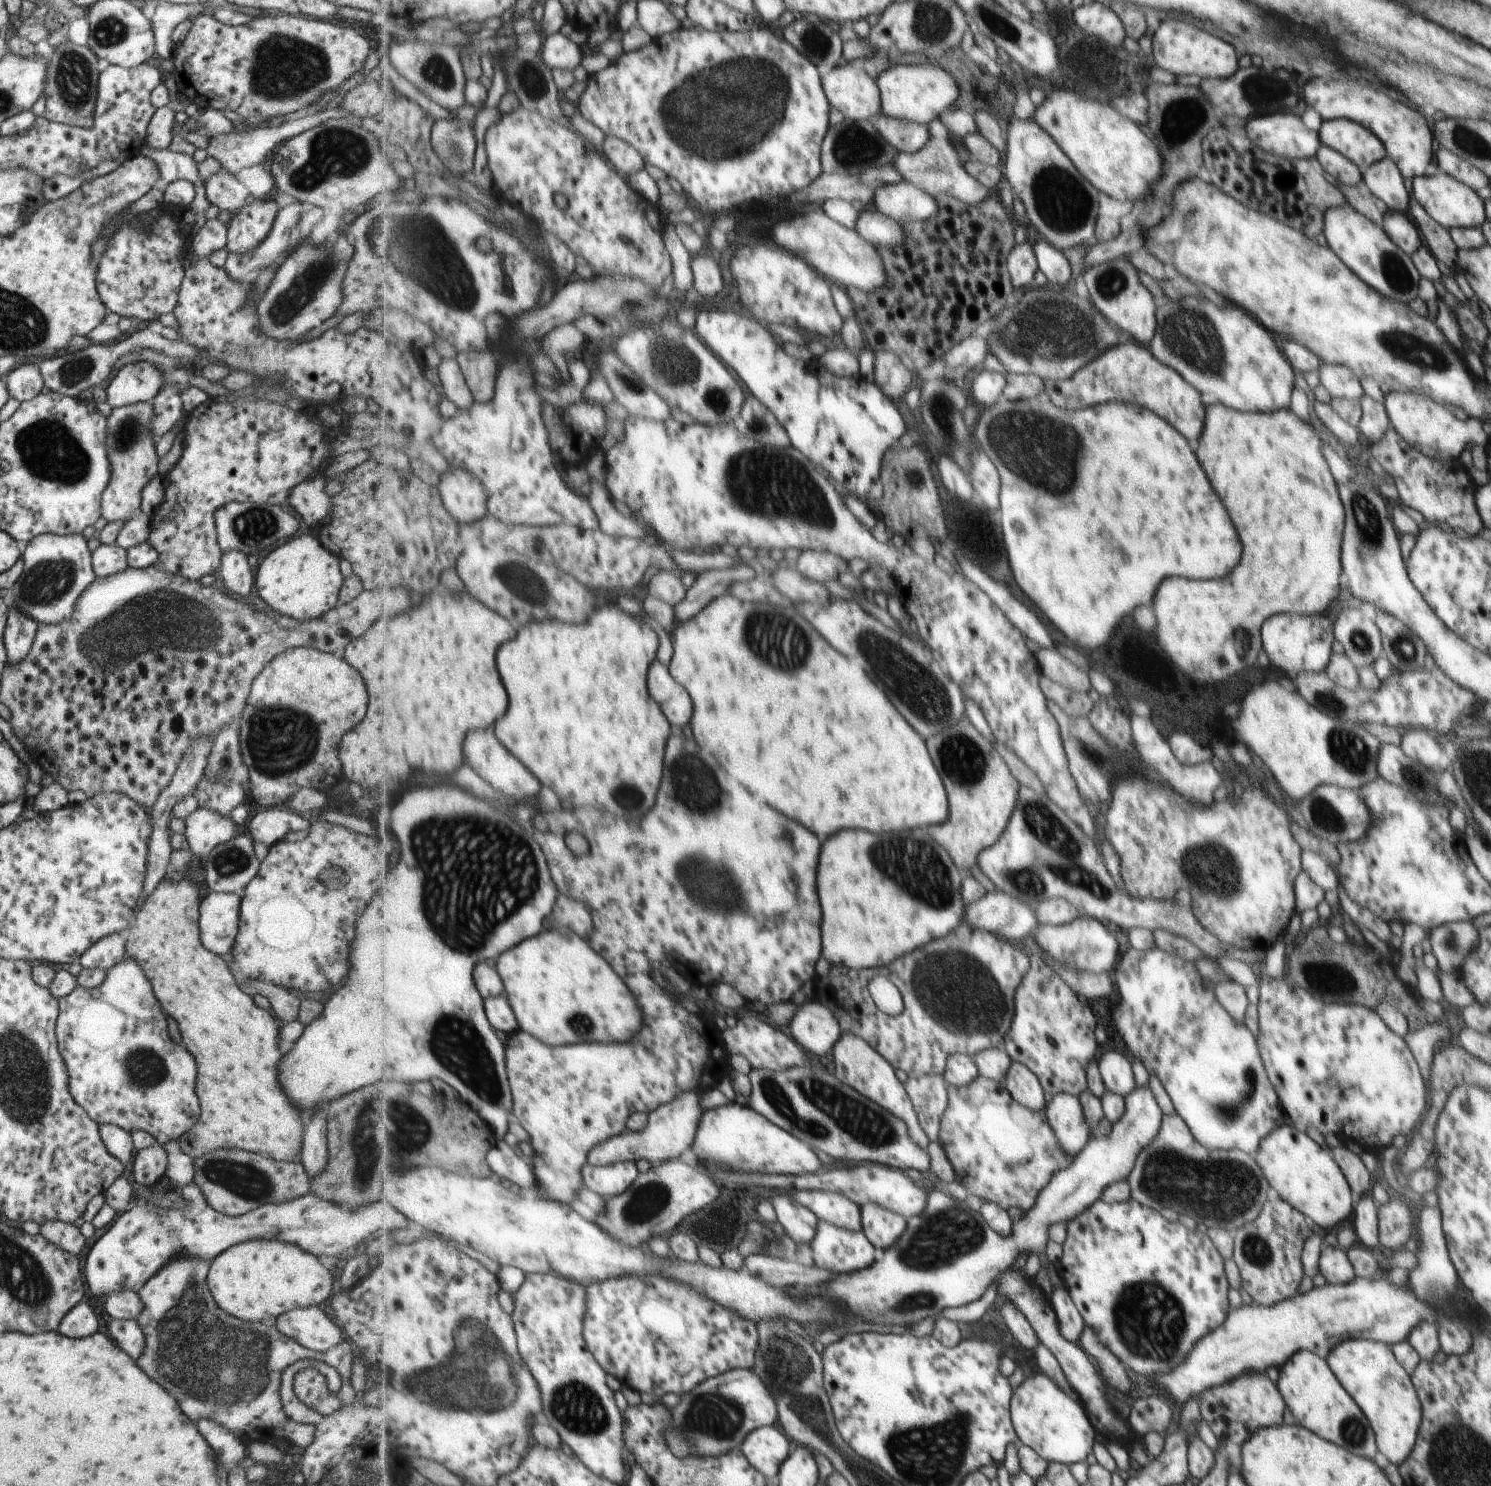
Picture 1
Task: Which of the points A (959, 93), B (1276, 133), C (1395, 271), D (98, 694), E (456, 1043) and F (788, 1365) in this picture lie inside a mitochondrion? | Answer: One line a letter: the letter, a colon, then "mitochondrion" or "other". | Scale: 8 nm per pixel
A: other
B: other
C: mitochondrion
D: other
E: mitochondrion
F: mitochondrion

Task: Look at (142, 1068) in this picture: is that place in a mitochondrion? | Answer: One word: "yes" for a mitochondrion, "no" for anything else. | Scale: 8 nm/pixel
yes

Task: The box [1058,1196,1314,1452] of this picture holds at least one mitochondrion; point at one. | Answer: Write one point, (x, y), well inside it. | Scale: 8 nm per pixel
(1150, 1324)

